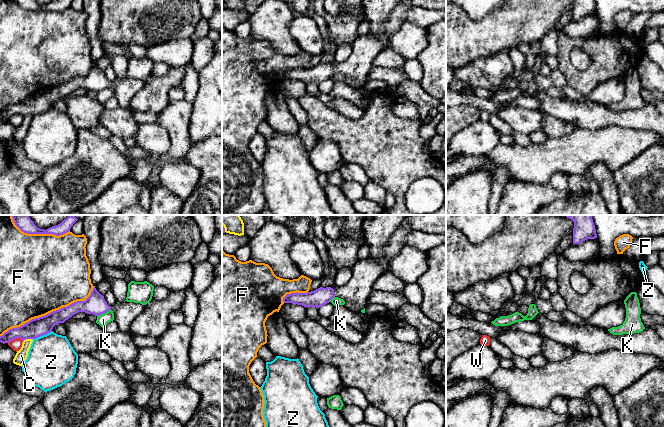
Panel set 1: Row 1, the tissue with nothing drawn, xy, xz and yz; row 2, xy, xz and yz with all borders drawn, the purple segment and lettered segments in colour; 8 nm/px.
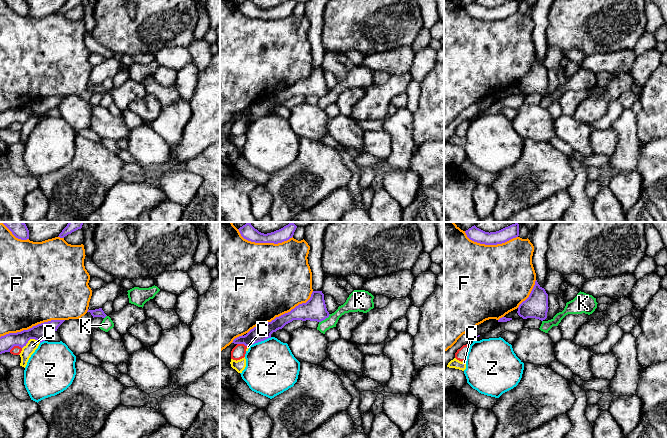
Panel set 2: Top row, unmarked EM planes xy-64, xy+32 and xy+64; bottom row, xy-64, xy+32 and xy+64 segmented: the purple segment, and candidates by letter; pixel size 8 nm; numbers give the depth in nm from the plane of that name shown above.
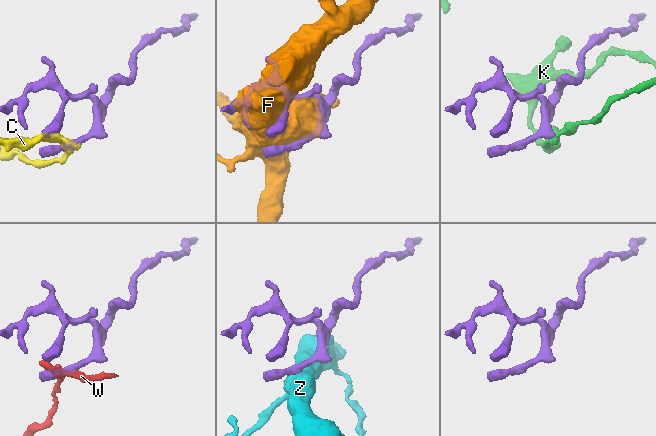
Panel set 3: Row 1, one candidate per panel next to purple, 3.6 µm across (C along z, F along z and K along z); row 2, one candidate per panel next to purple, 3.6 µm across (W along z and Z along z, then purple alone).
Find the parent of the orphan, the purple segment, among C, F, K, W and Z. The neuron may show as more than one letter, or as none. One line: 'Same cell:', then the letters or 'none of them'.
Same cell: none of them

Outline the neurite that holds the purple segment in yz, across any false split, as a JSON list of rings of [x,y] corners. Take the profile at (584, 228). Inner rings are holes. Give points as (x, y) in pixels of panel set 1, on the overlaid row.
[[[565,215],[574,222],[573,244],[580,244],[587,239],[597,238],[591,215]]]

